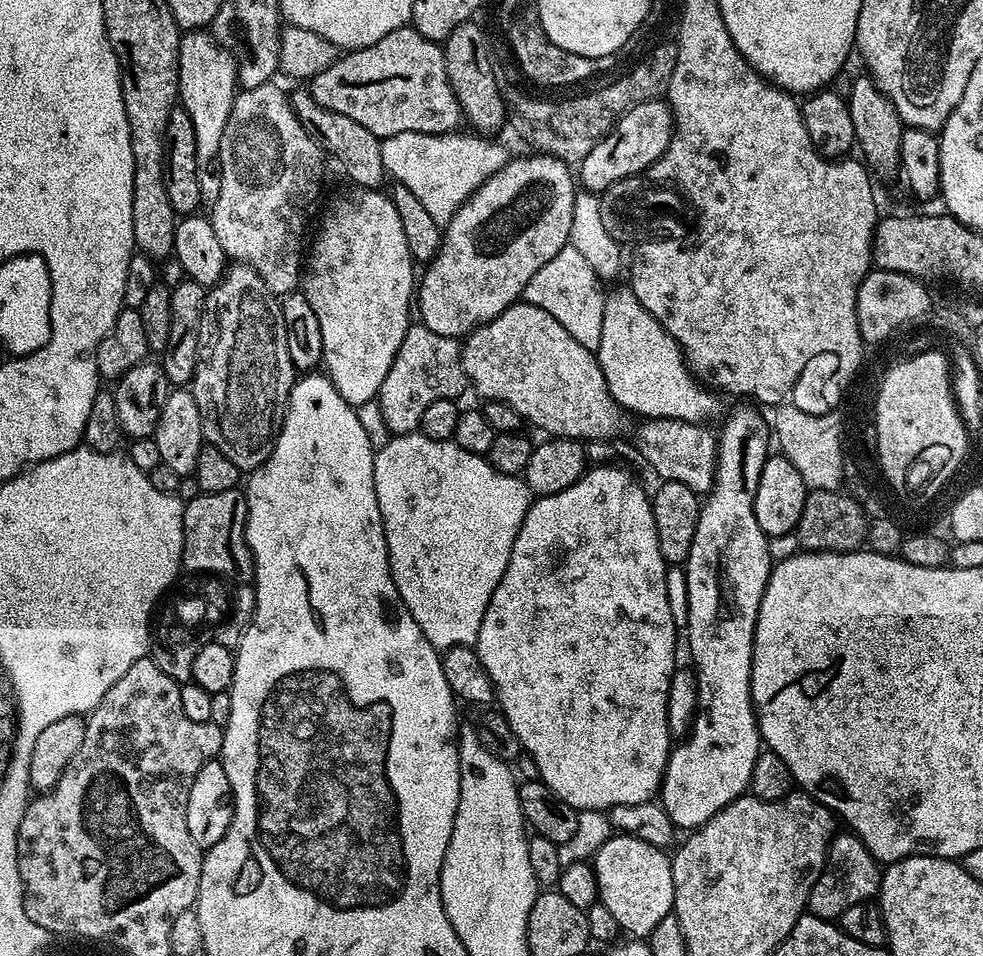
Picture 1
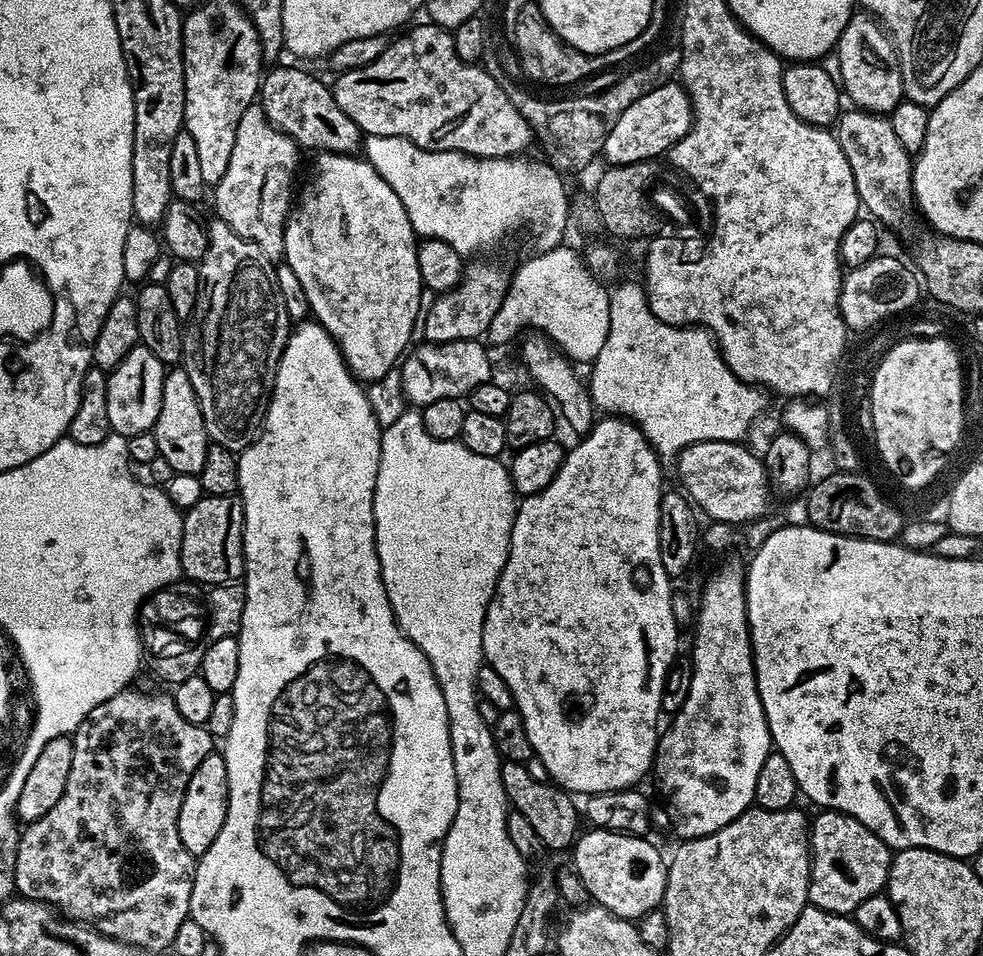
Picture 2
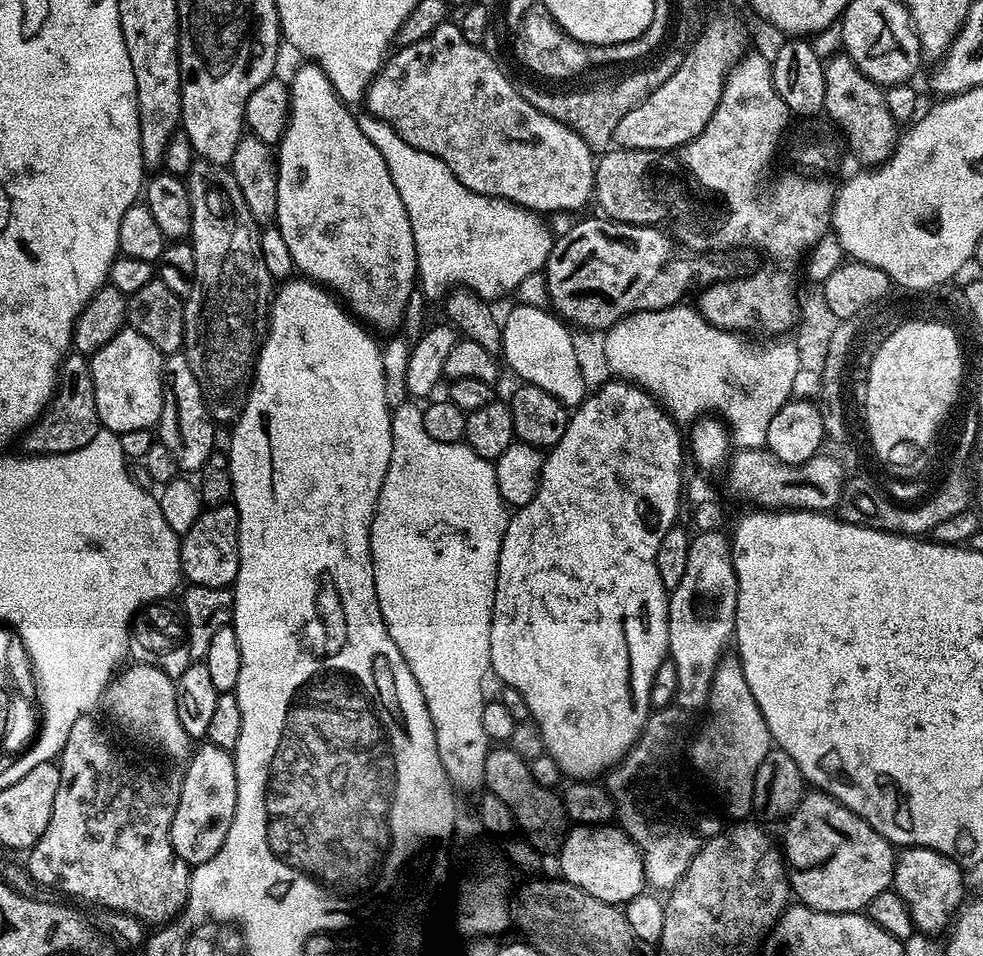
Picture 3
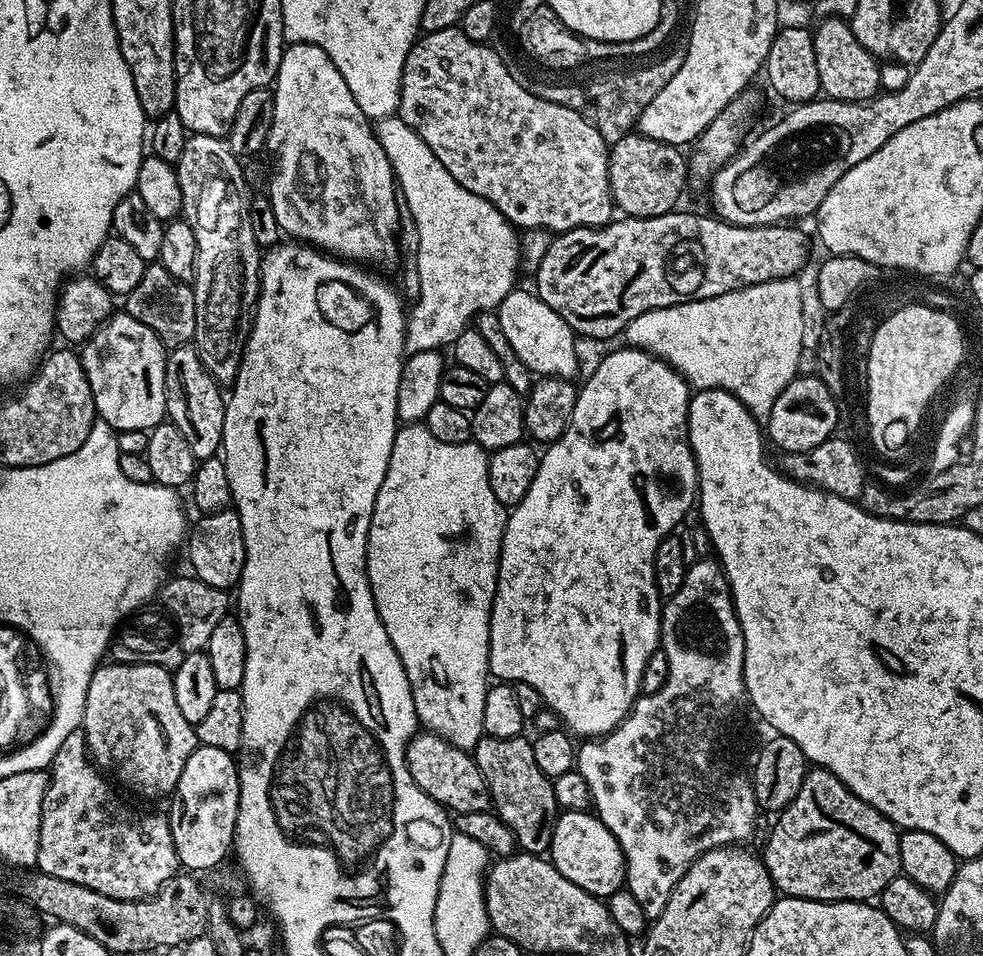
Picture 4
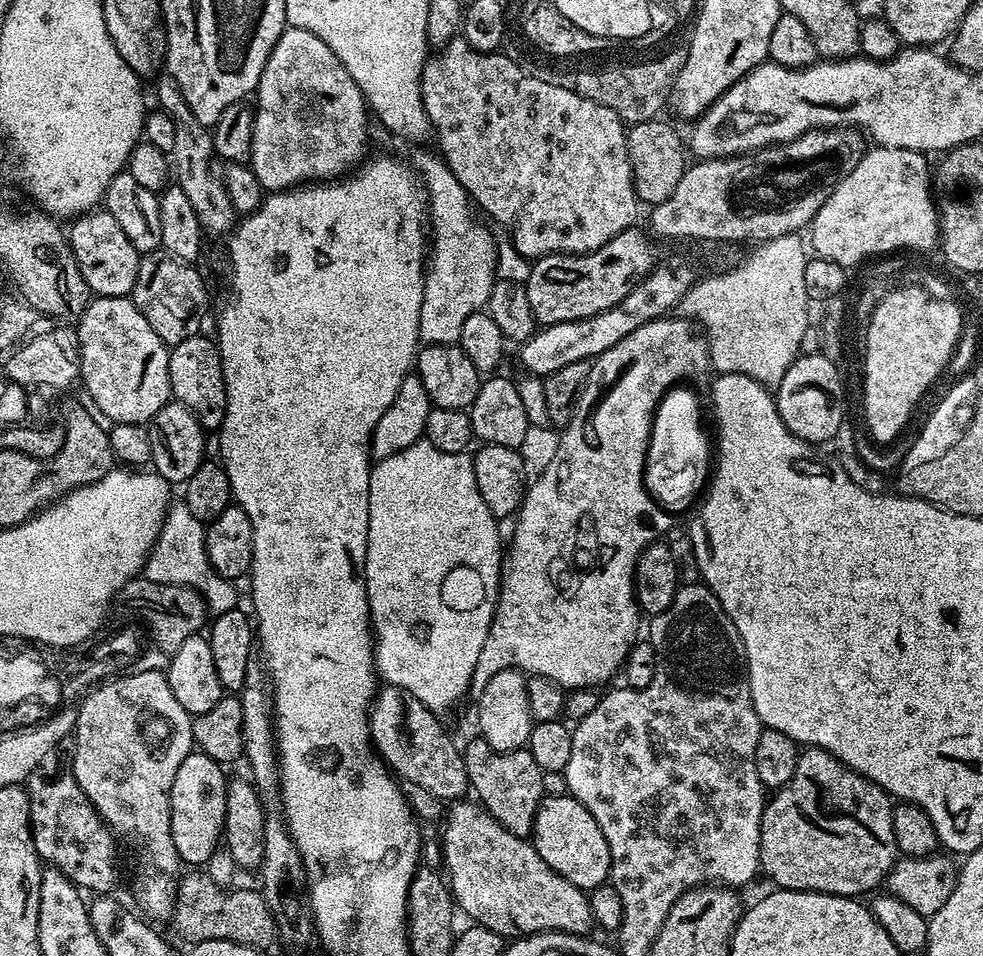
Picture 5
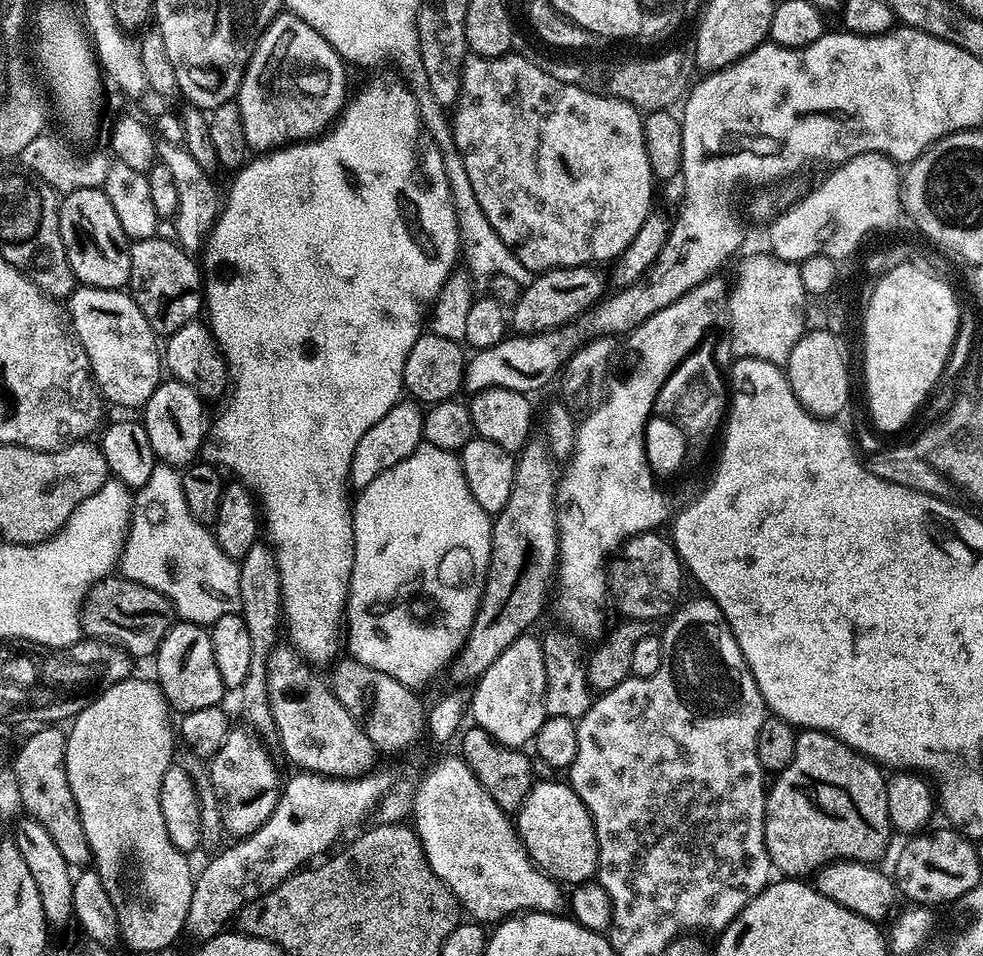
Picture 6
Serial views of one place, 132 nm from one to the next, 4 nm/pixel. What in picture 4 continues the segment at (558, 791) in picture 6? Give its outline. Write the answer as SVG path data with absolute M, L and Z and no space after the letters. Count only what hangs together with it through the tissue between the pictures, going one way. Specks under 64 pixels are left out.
M561 811L556 818L550 849L552 865L574 886L582 886L591 896L607 898L625 887L624 855L600 817L587 812Z

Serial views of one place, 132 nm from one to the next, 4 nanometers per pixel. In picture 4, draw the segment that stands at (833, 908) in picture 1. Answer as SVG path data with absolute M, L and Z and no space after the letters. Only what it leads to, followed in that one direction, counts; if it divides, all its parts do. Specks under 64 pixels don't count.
M813 767L806 774L794 802L775 817L776 825L768 836L762 859L772 875L777 893L803 900L871 901L879 897L886 882L900 872L900 832L895 824L874 806L862 802L837 776L824 768Z

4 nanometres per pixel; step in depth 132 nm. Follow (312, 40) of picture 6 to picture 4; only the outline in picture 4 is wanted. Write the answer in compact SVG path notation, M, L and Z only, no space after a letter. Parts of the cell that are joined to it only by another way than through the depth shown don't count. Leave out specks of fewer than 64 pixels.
M288 44L284 50L284 57L276 71L276 78L274 81L274 91L272 92L272 121L270 122L270 130L268 131L268 144L274 146L276 144L276 169L272 172L272 181L269 182L266 188L266 194L270 198L270 202L274 206L274 218L278 218L278 226L281 233L285 237L291 238L296 242L303 242L312 245L313 248L319 248L322 252L327 252L329 256L334 256L349 262L355 262L361 266L371 266L376 270L384 270L380 268L392 268L400 260L400 244L396 241L396 235L400 232L400 212L402 216L402 204L398 199L398 185L396 177L392 174L392 167L390 166L390 158L386 158L386 150L382 150L382 146L376 137L376 130L373 121L368 119L366 114L362 114L362 110L358 106L358 102L354 102L354 94L350 94L350 86L346 86L346 78L342 78L342 74L338 74L338 66L334 66L334 62L330 62L330 58L326 54L326 50L322 50L313 44Z

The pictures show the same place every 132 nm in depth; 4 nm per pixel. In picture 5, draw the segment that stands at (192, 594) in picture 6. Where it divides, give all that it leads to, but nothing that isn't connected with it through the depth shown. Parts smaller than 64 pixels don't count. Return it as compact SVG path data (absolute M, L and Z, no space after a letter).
M183 502L173 503L164 517L159 538L149 553L144 567L145 579L159 584L184 585L194 589L207 602L213 615L220 615L239 605L237 585L222 578L210 566L205 548L206 526L201 523Z

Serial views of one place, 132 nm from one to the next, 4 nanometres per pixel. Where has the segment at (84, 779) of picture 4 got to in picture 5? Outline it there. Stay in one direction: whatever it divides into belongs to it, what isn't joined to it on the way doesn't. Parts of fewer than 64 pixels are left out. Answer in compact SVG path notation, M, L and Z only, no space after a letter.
M71 735L62 737L28 775L26 787L34 846L45 865L66 874L77 888L89 888L92 894L108 894L116 880L118 840L74 778L72 754L75 751L75 739Z

